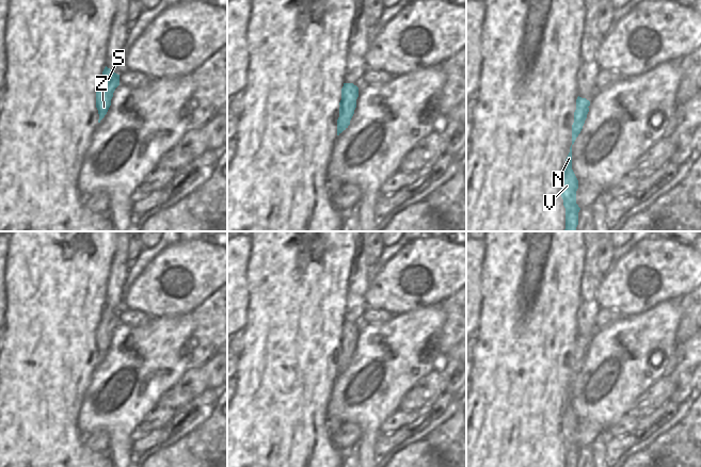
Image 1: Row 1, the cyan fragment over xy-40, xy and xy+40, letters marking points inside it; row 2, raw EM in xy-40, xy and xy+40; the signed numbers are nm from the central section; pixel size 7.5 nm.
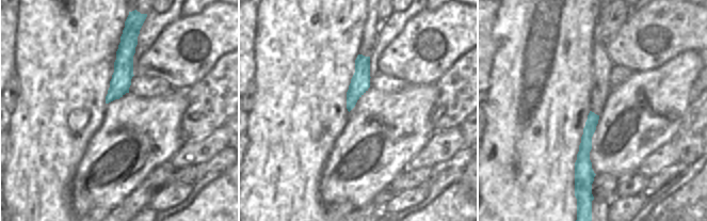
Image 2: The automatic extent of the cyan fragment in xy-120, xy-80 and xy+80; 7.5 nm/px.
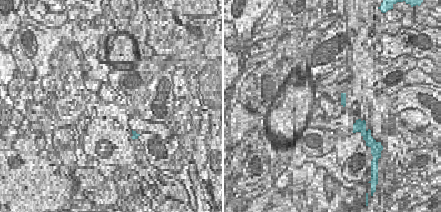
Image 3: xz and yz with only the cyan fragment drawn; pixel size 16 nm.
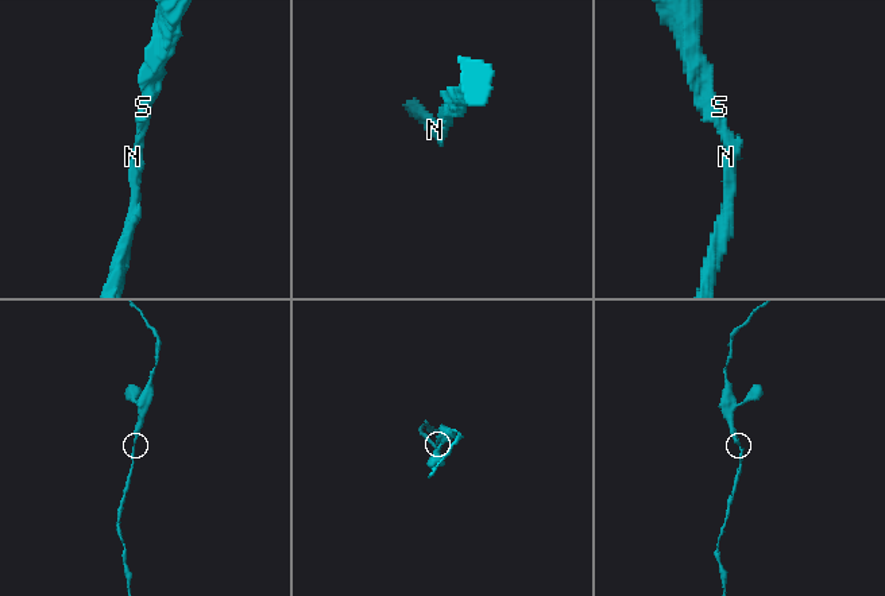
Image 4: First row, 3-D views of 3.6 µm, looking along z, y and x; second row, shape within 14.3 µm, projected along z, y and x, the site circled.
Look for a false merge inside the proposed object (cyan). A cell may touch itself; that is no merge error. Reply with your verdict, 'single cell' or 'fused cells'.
single cell

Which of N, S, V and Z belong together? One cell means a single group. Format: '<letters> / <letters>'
N S V Z

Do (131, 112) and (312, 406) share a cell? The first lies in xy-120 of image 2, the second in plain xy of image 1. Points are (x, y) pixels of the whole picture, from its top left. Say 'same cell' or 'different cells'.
different cells

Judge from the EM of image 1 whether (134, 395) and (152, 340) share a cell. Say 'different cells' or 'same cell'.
same cell

